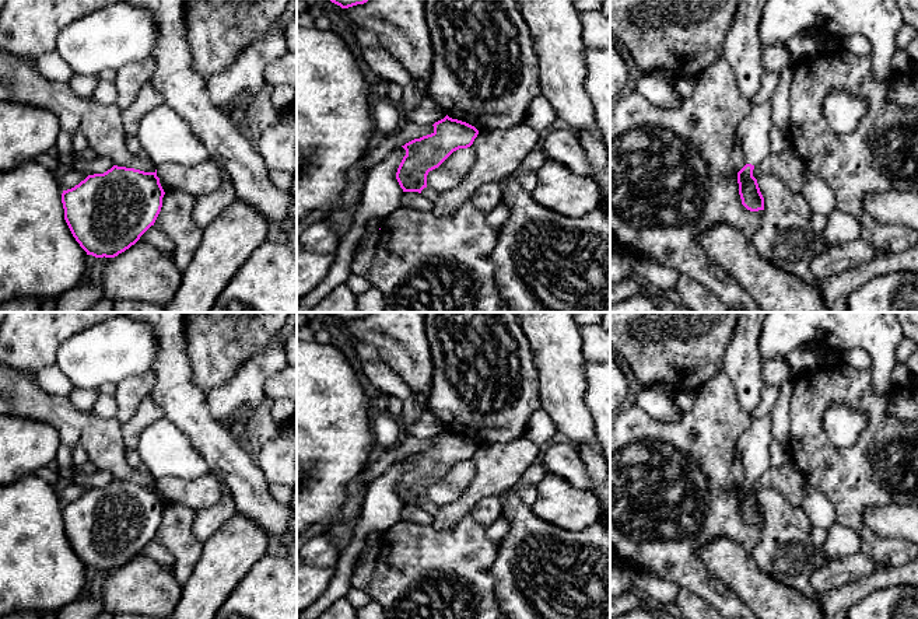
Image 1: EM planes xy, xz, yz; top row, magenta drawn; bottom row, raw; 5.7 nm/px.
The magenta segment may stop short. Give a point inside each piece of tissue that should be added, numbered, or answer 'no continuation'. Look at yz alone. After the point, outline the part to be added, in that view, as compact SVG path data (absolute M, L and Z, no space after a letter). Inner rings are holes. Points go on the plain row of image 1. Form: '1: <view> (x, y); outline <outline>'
1: yz (753, 446); outline M770 415L751 419L750 426L736 443L736 458L740 459L746 478L756 480L771 469L770 445L772 440L772 422Z

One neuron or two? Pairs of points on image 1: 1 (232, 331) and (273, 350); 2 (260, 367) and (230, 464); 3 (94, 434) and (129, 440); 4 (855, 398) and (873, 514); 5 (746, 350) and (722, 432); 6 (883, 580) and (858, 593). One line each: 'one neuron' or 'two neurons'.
1: two neurons
2: two neurons
3: two neurons
4: two neurons
5: two neurons
6: one neuron

